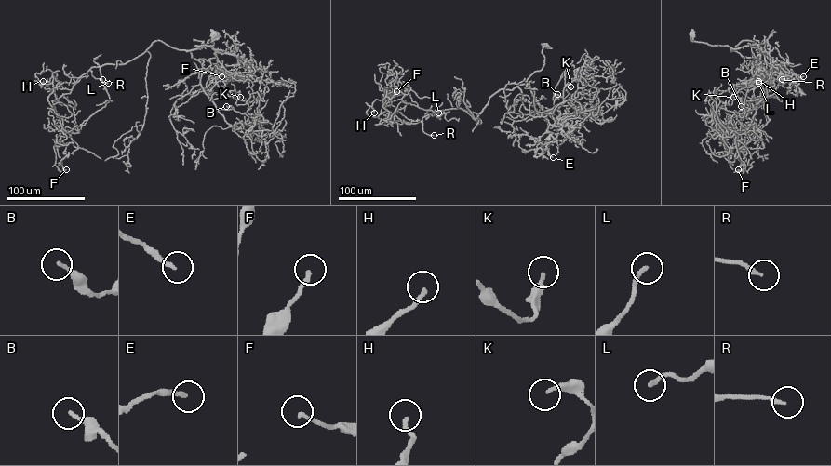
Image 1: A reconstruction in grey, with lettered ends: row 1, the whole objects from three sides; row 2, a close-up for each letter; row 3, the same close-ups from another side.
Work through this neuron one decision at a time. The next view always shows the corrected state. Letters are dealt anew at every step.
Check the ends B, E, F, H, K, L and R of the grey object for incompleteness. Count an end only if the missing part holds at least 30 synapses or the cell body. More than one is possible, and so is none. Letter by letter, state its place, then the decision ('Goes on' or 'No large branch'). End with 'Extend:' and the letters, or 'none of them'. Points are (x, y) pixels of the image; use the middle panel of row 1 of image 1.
B: Place: (557, 94). No large branch
E: Place: (553, 157). Goes on
F: Place: (396, 91). No large branch
H: Place: (374, 113). No large branch
K: Place: (570, 86). No large branch
L: Place: (438, 113). Goes on
R: Place: (434, 135). Goes on
Extend: E, L, R

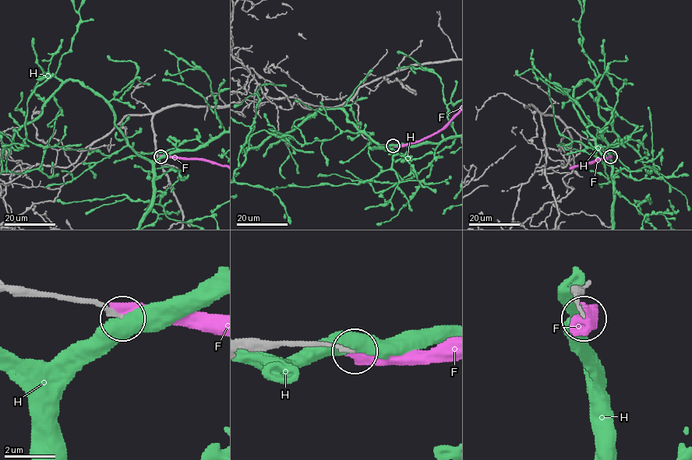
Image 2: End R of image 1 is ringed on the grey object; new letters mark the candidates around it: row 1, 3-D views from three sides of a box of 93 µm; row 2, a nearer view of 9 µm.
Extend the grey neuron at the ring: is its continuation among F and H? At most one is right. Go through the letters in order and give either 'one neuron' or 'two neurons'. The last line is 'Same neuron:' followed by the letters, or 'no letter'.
F: two neurons
H: two neurons
Same neuron: no letter

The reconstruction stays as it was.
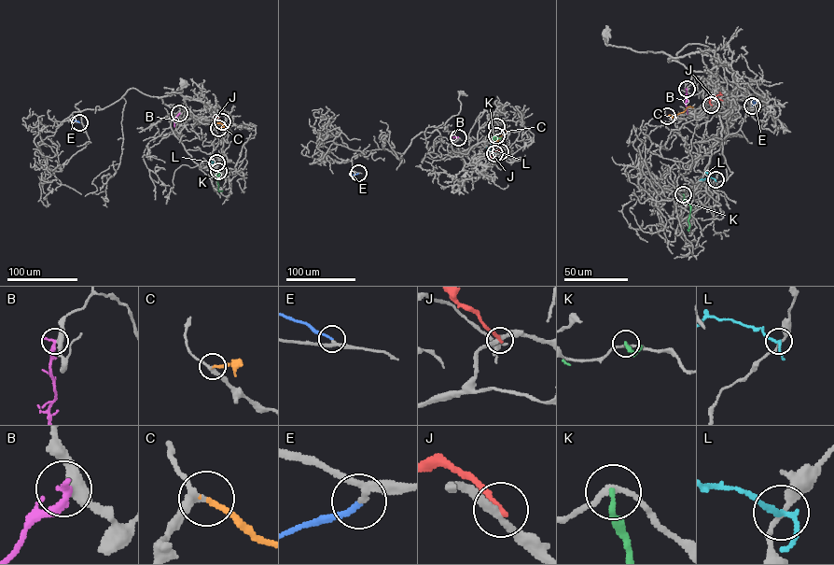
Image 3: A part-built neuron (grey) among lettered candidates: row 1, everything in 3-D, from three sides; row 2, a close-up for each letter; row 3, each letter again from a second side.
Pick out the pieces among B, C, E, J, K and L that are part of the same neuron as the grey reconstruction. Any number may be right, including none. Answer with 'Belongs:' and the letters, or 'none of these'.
Belongs: C, E

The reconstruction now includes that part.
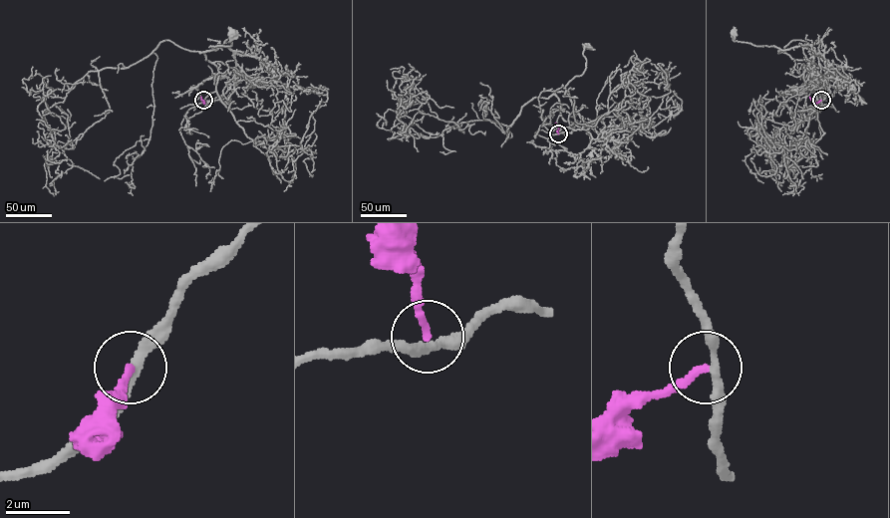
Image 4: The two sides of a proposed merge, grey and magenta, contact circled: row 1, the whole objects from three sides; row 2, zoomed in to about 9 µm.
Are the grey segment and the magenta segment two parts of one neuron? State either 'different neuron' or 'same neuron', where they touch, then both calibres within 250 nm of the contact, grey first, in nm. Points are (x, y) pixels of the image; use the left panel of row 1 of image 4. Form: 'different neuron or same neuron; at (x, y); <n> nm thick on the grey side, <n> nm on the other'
different neuron; at (203, 100); 280 nm thick on the grey side, 240 nm on the other

